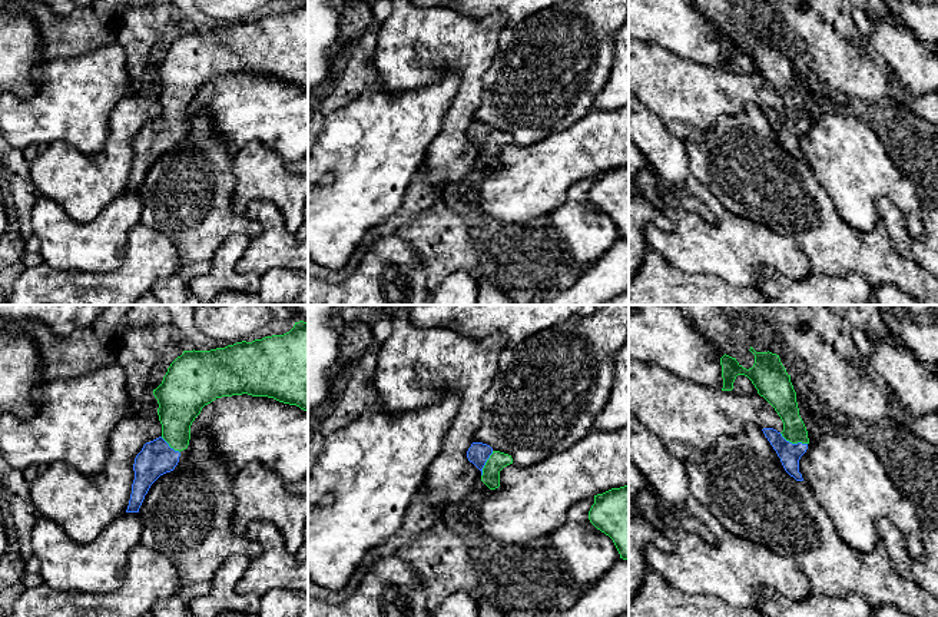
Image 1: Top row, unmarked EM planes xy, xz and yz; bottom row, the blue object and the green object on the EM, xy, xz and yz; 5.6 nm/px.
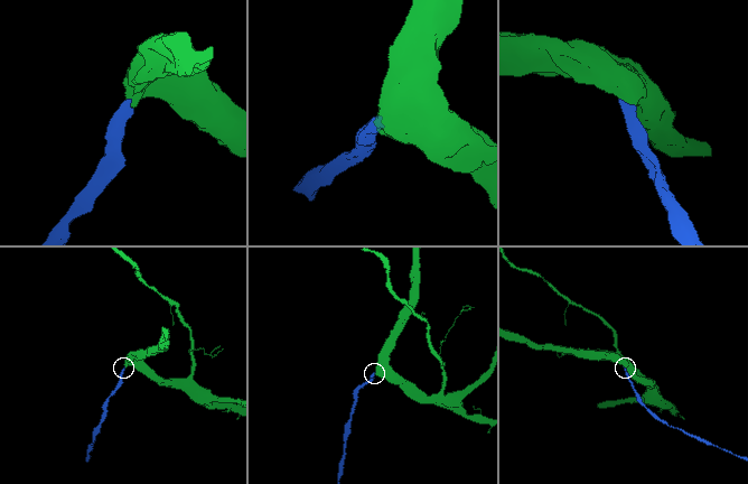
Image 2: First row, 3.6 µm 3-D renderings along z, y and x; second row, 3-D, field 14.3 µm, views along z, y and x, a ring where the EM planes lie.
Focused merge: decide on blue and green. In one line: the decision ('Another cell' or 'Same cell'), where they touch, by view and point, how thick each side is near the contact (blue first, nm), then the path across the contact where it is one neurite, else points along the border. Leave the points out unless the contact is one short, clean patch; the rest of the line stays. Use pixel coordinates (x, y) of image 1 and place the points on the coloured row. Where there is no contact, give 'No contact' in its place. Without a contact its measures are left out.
Same cell. Touches blue at yz (794, 444). Thickness 120 nm (blue) against 140 nm. Path across: yz (789, 454), (794, 444), (794, 425), (784, 401)

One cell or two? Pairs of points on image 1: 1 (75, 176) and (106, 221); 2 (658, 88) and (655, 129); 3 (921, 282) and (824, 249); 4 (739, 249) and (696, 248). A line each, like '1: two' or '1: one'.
1: two
2: two
3: one
4: one

